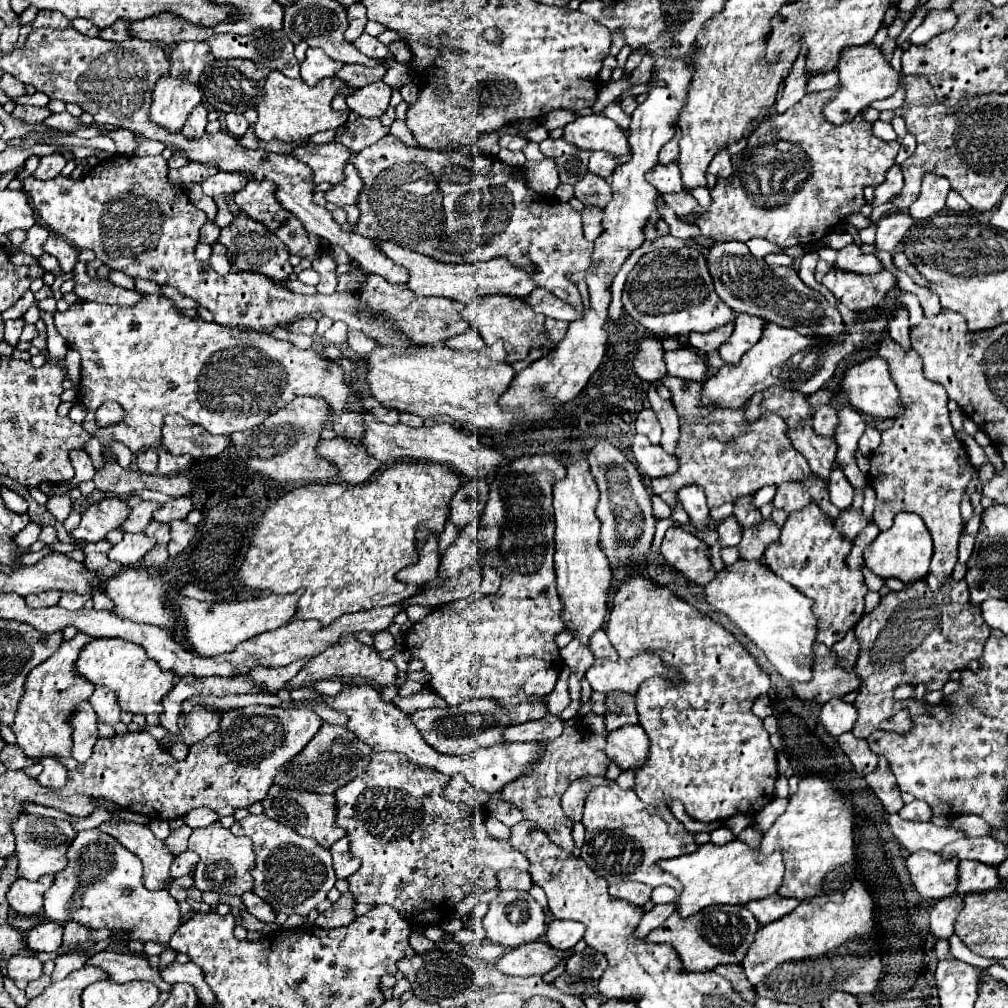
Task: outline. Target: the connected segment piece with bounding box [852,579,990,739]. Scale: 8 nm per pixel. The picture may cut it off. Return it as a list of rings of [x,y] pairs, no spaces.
[[[926,579],[908,583],[902,591],[890,591],[888,595],[882,597],[880,605],[864,615],[858,625],[856,625],[856,637],[860,643],[860,657],[856,661],[856,673],[862,679],[858,697],[854,701],[854,707],[858,709],[858,721],[852,729],[856,737],[866,739],[872,731],[876,729],[886,729],[886,731],[898,731],[906,733],[912,727],[912,719],[906,715],[906,711],[894,711],[894,689],[902,683],[908,685],[926,685],[926,691],[942,689],[948,683],[948,677],[952,671],[960,667],[968,667],[972,659],[982,657],[984,643],[990,635],[990,627],[984,623],[980,607],[974,607],[970,603],[970,591],[966,581],[954,581],[946,579],[938,591],[932,591],[926,583]]]

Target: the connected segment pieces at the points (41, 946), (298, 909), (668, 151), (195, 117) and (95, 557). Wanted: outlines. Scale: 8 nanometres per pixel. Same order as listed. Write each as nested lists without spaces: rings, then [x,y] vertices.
[[[44,921],[42,925],[38,925],[36,929],[32,929],[32,931],[26,933],[26,941],[36,951],[54,953],[62,945],[62,933],[64,933],[64,927],[60,923]]]
[[[264,813],[248,815],[246,819],[236,821],[230,831],[234,835],[246,835],[252,839],[256,853],[256,867],[250,871],[254,877],[254,893],[268,901],[276,913],[308,915],[334,887],[336,875],[332,869],[330,851],[318,845],[314,839],[298,835],[290,827],[268,819]]]
[[[676,131],[676,135],[662,147],[662,151],[660,151],[660,163],[666,165],[666,163],[670,163],[670,161],[674,161],[678,157],[678,153],[680,153],[678,141],[680,141],[680,137],[678,137],[678,131]]]
[[[200,103],[192,113],[190,113],[190,117],[186,119],[186,125],[184,125],[184,129],[182,129],[182,133],[184,135],[190,135],[190,137],[198,137],[198,135],[204,135],[204,129],[206,129],[206,115],[208,115],[208,111],[206,111],[206,107]]]
[[[98,541],[98,543],[88,543],[84,547],[84,553],[86,553],[86,561],[84,565],[90,567],[92,571],[98,573],[100,579],[106,579],[110,575],[118,575],[118,571],[122,569],[120,563],[114,563],[108,559],[108,549],[112,547],[110,541]]]

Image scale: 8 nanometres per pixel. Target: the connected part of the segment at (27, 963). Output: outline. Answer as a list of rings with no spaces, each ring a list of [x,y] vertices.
[[[10,957],[8,965],[6,965],[6,971],[8,971],[8,977],[10,979],[24,979],[24,981],[34,981],[42,975],[42,963],[40,959],[32,957],[32,959],[26,959],[26,957]]]

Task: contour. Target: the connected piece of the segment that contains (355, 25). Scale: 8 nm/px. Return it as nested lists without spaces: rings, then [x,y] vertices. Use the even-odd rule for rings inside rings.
[[[354,3],[354,5],[348,5],[346,7],[346,13],[348,13],[348,29],[346,29],[346,41],[348,43],[354,43],[354,39],[358,39],[364,31],[364,25],[366,25],[366,7],[362,7],[362,3]]]

